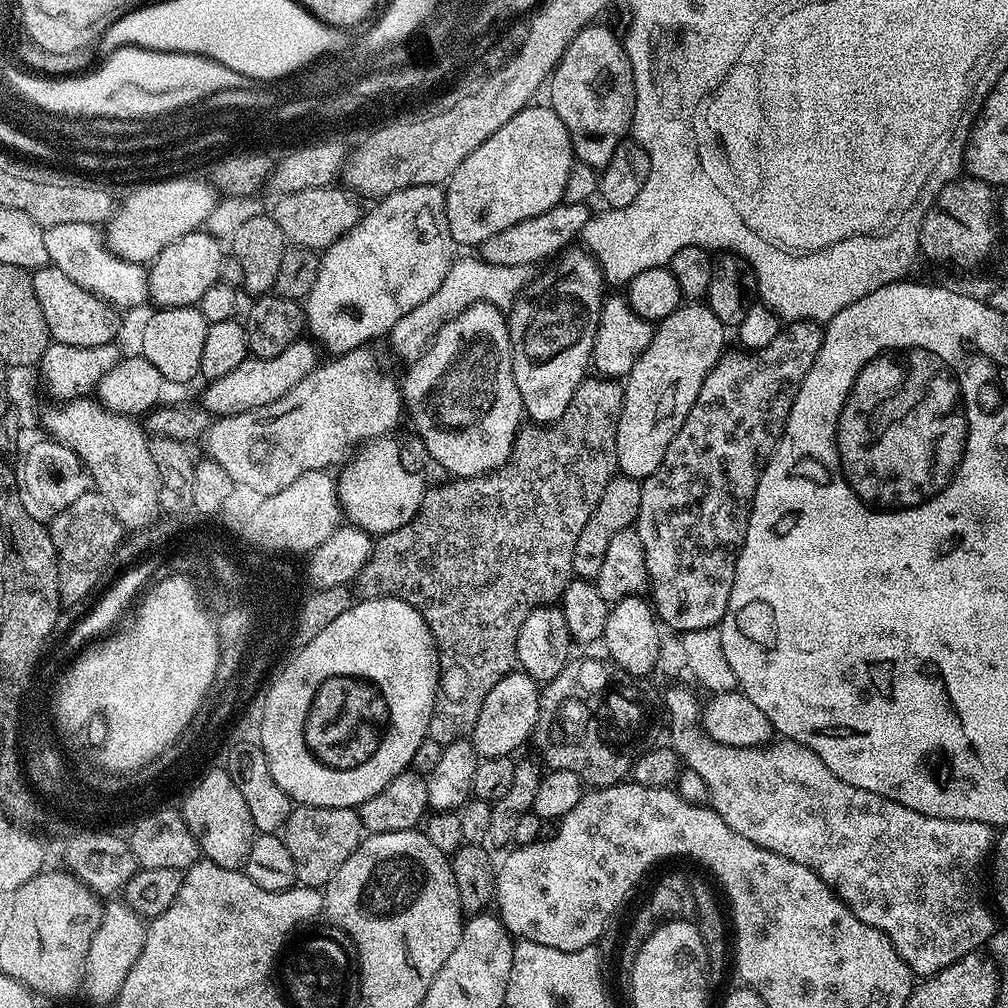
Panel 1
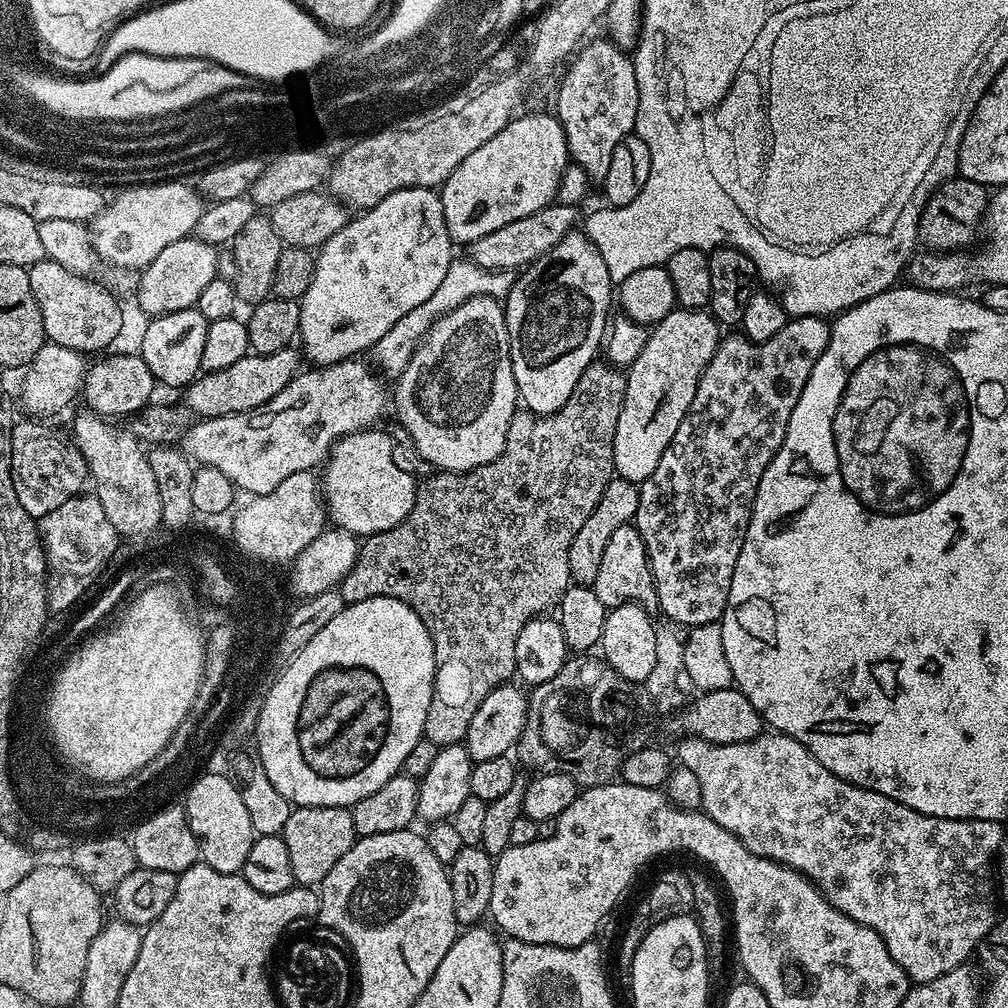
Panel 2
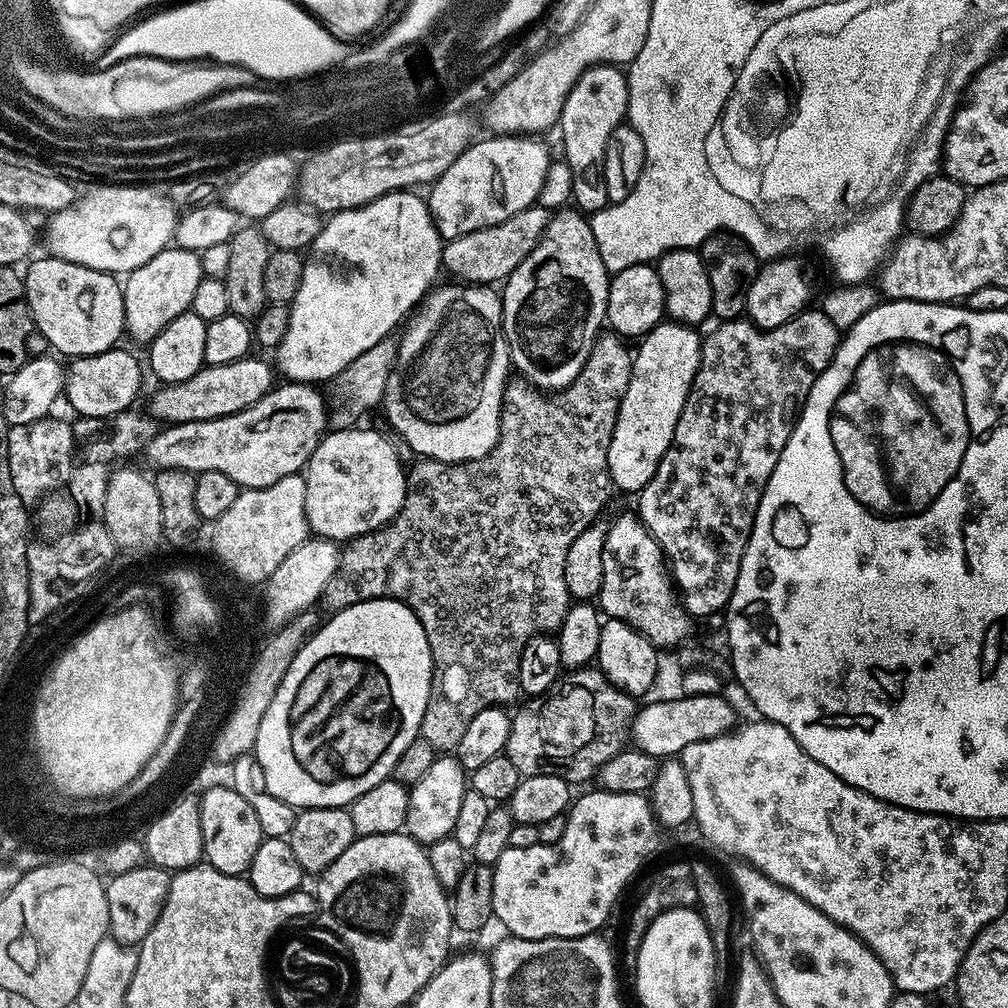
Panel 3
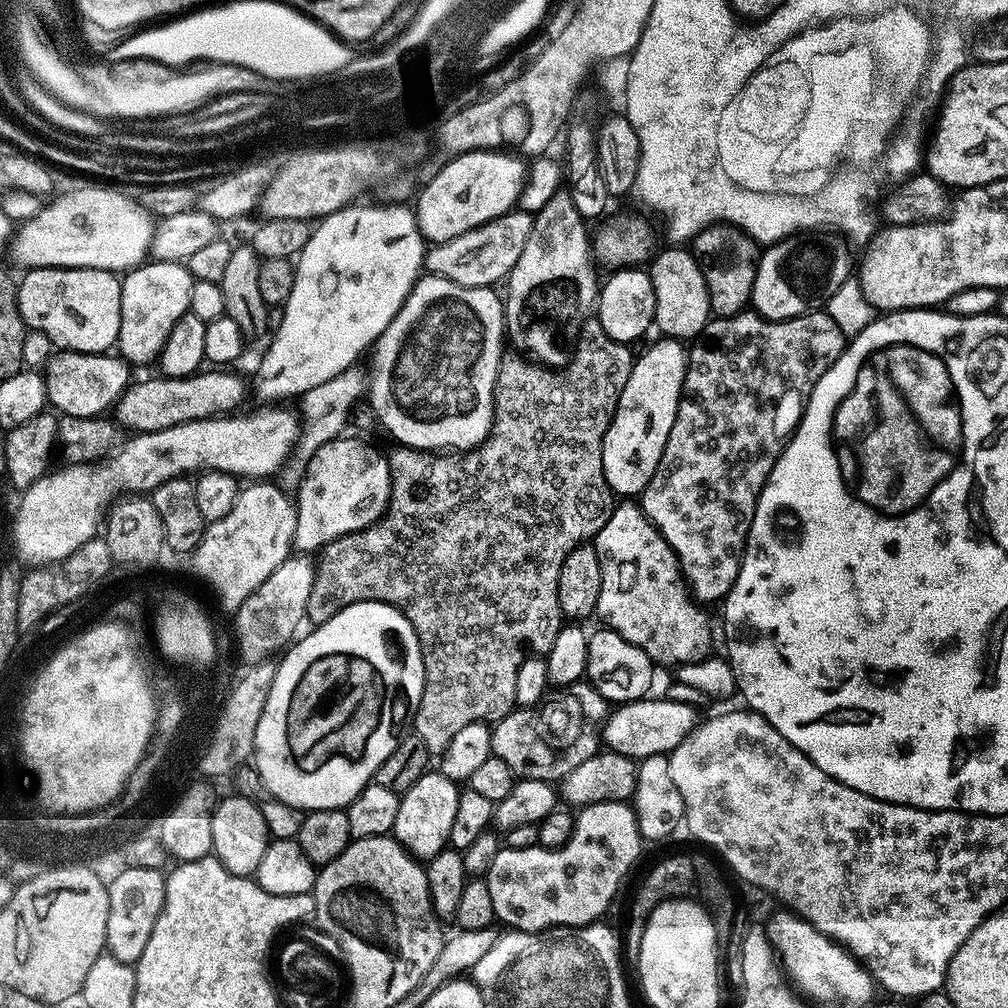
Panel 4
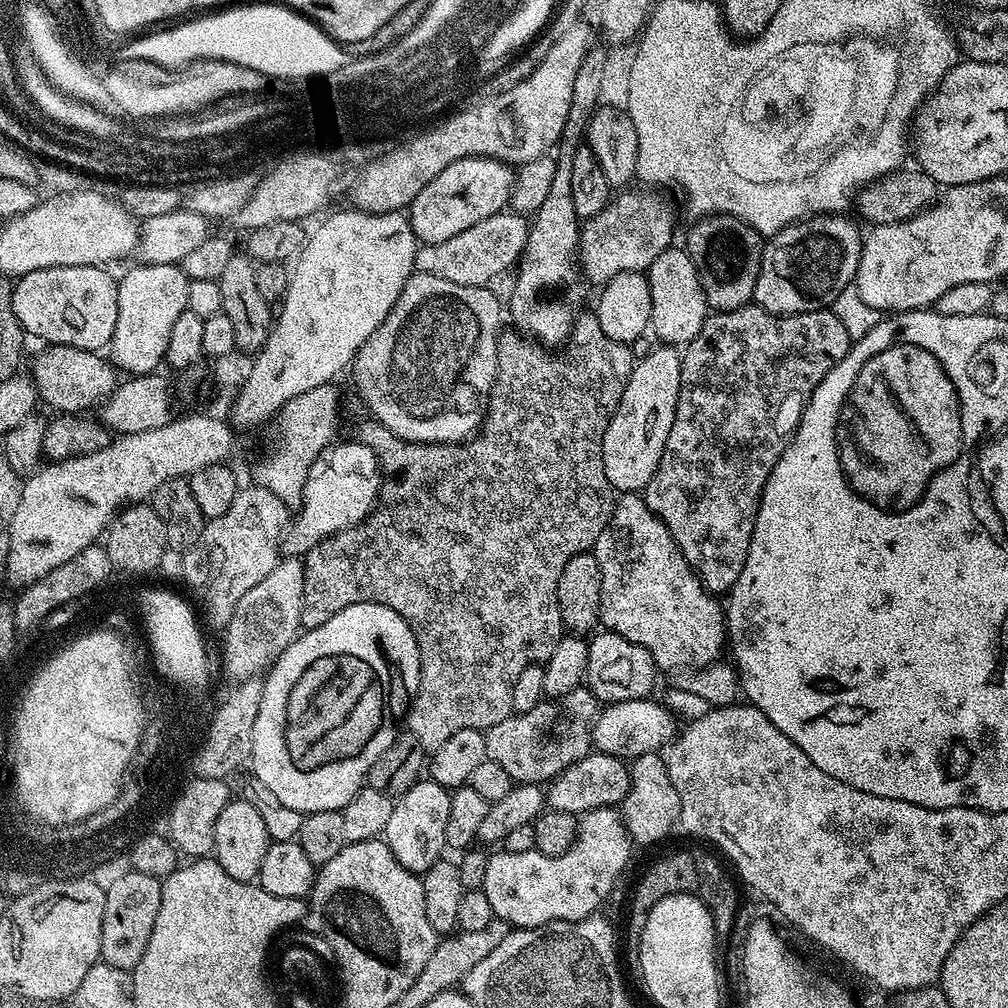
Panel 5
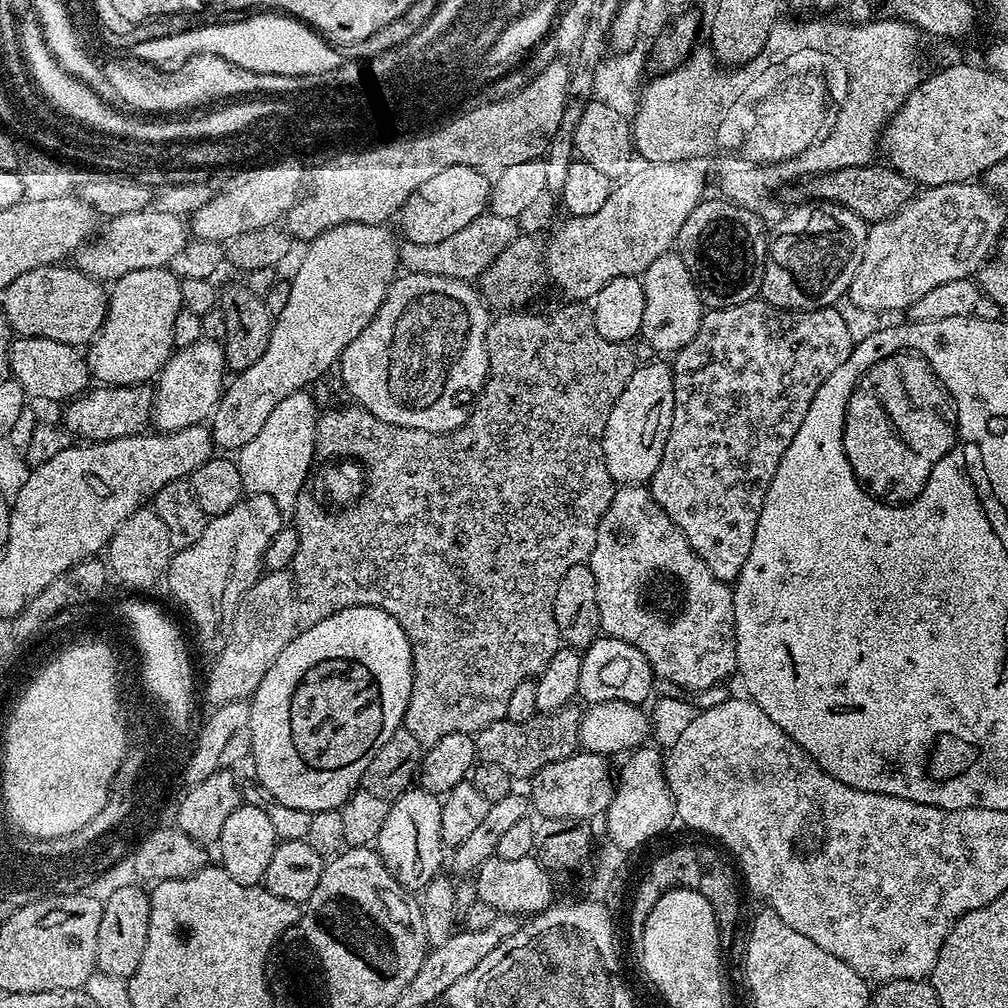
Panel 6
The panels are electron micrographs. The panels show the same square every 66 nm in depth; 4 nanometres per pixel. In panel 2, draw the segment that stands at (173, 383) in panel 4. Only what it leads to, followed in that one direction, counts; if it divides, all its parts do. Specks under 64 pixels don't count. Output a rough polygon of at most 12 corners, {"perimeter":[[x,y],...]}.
{"perimeter":[[289,346],[204,372],[183,389],[200,418],[270,402],[301,371]]}

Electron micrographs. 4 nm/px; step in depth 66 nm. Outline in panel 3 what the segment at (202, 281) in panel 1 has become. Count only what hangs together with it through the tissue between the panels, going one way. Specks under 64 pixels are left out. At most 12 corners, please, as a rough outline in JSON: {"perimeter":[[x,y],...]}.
{"perimeter":[[164,248],[122,284],[127,335],[191,309],[200,253]]}

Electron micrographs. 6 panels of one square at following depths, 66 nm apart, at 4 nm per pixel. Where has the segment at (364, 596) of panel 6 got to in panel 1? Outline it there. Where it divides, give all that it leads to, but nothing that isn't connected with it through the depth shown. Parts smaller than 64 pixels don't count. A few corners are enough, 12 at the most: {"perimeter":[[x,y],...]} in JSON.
{"perimeter":[[586,378],[508,463],[425,491],[363,599],[440,654],[427,739],[463,740],[559,601],[618,472],[624,384]]}

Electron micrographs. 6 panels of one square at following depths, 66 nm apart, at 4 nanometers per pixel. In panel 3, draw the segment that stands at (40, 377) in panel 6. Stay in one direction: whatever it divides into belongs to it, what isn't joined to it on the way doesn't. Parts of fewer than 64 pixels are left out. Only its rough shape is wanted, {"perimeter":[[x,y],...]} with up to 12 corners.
{"perimeter":[[123,347],[66,368],[77,417],[135,405],[145,369]]}

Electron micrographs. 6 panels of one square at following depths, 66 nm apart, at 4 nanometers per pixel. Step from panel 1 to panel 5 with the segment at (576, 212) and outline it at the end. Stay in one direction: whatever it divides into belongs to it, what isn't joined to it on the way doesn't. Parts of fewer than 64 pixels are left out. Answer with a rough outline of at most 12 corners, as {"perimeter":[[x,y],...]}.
{"perimeter":[[495,212],[420,244],[416,272],[491,285],[524,255],[530,224]]}

